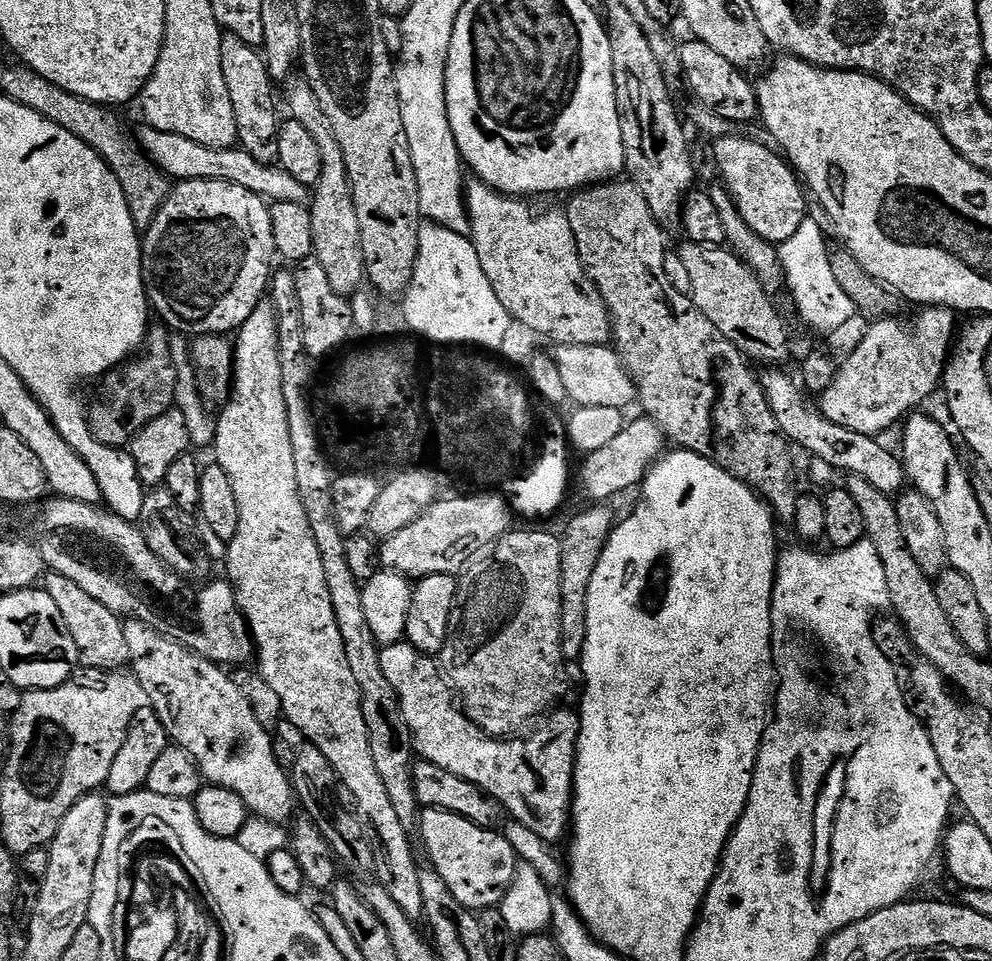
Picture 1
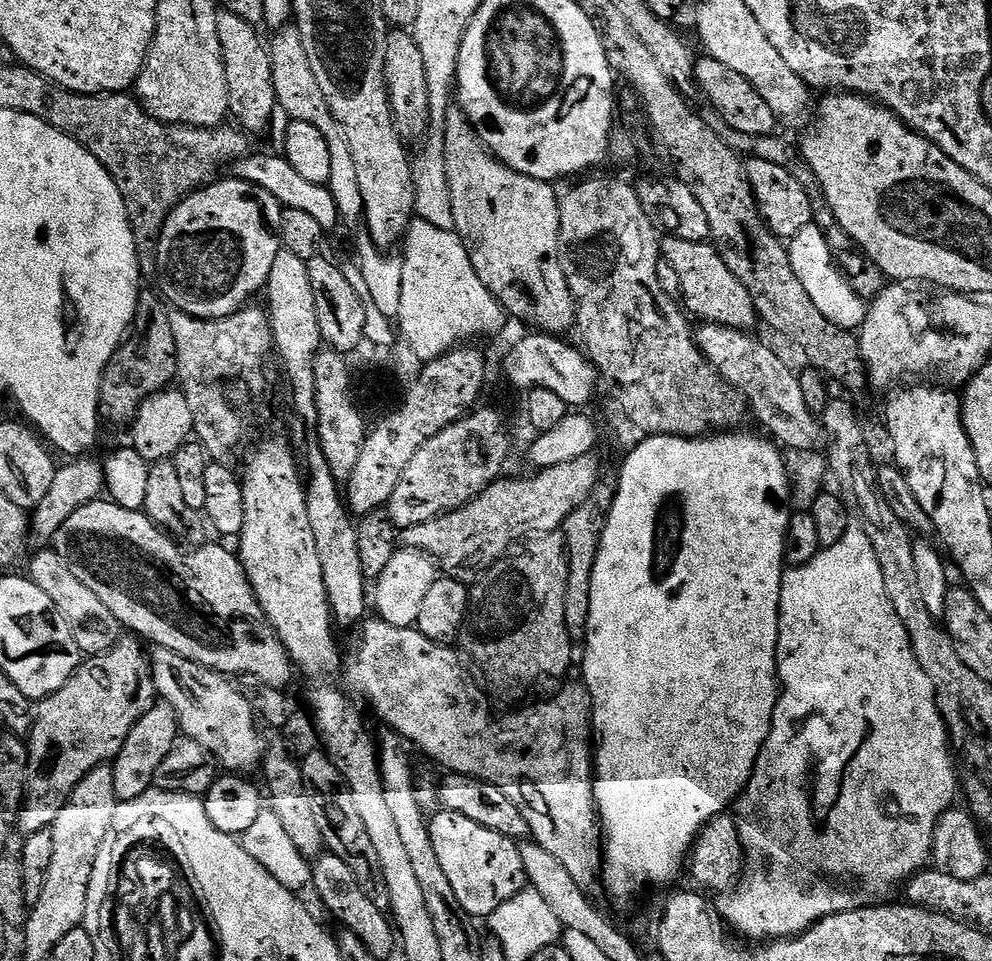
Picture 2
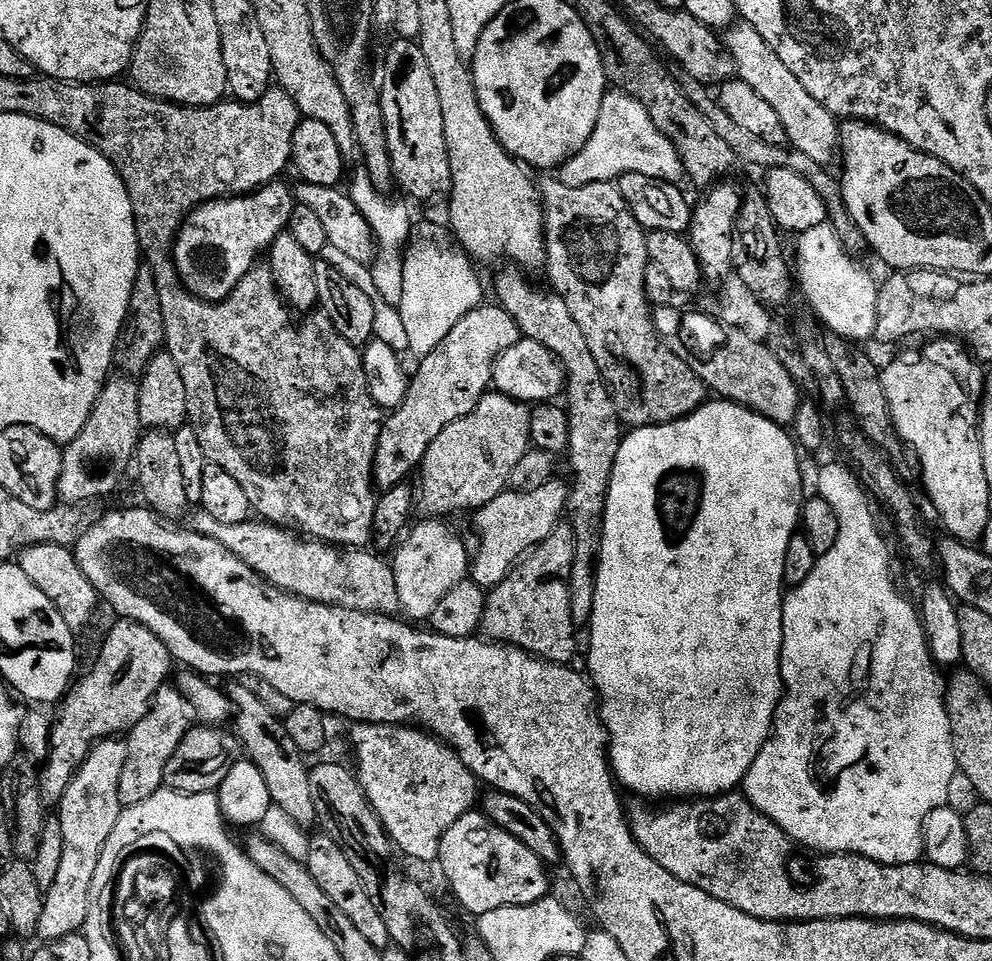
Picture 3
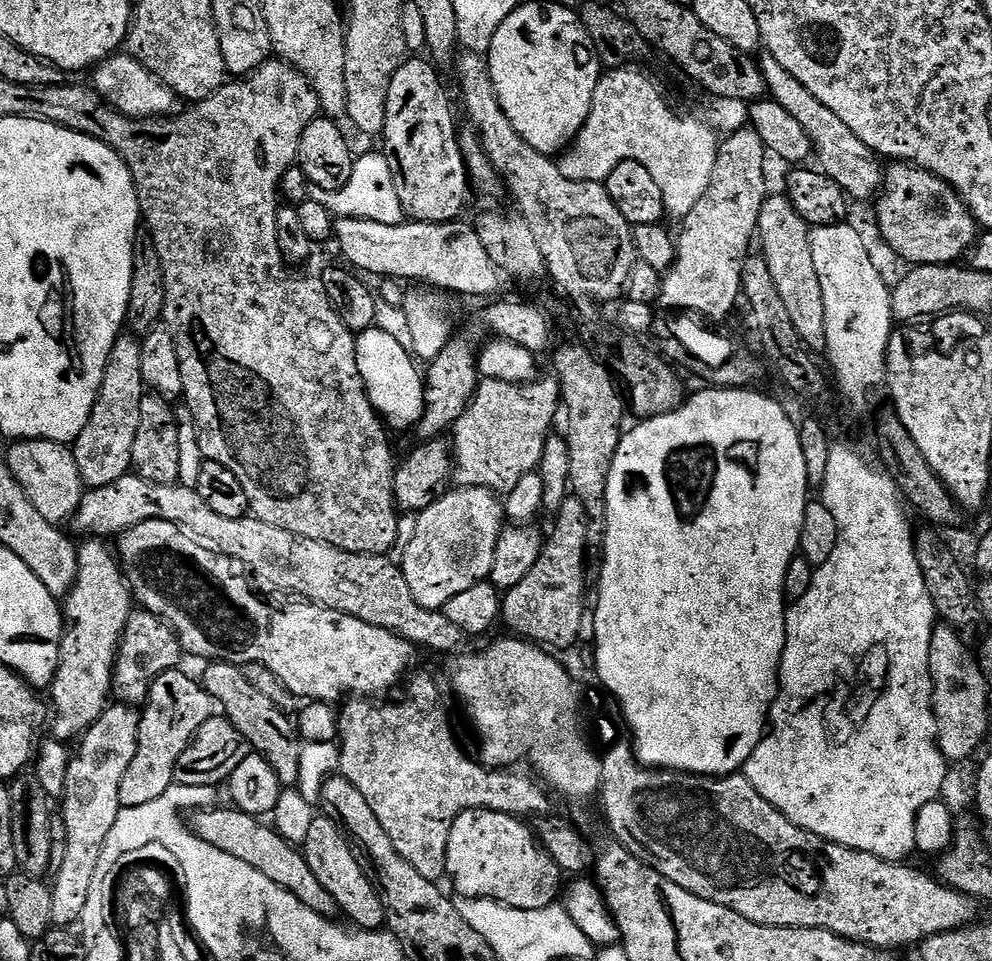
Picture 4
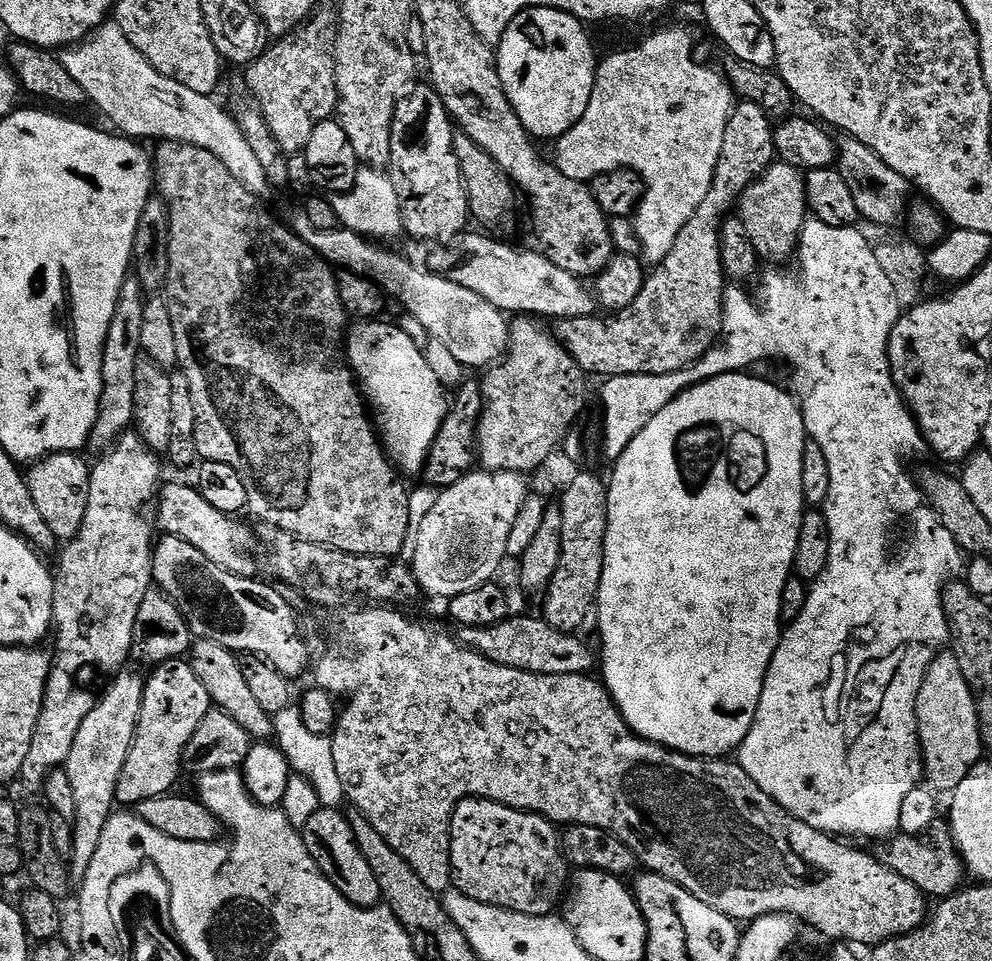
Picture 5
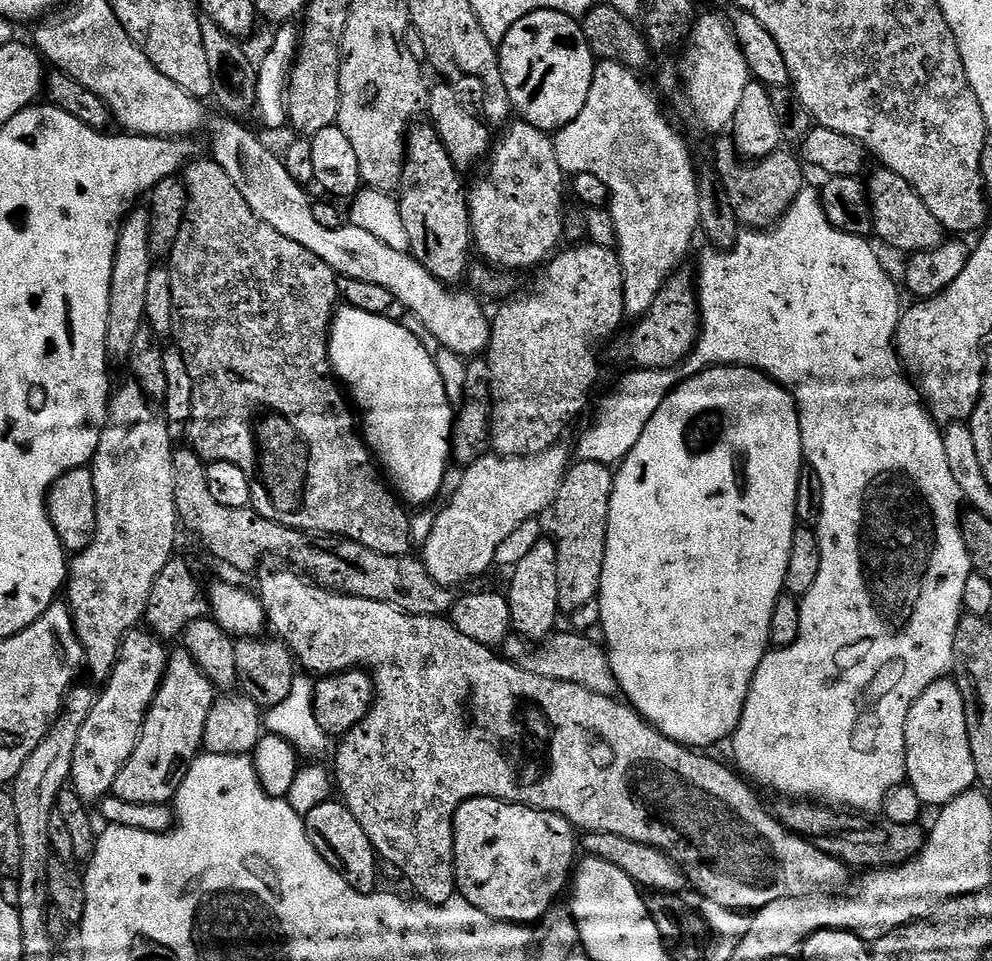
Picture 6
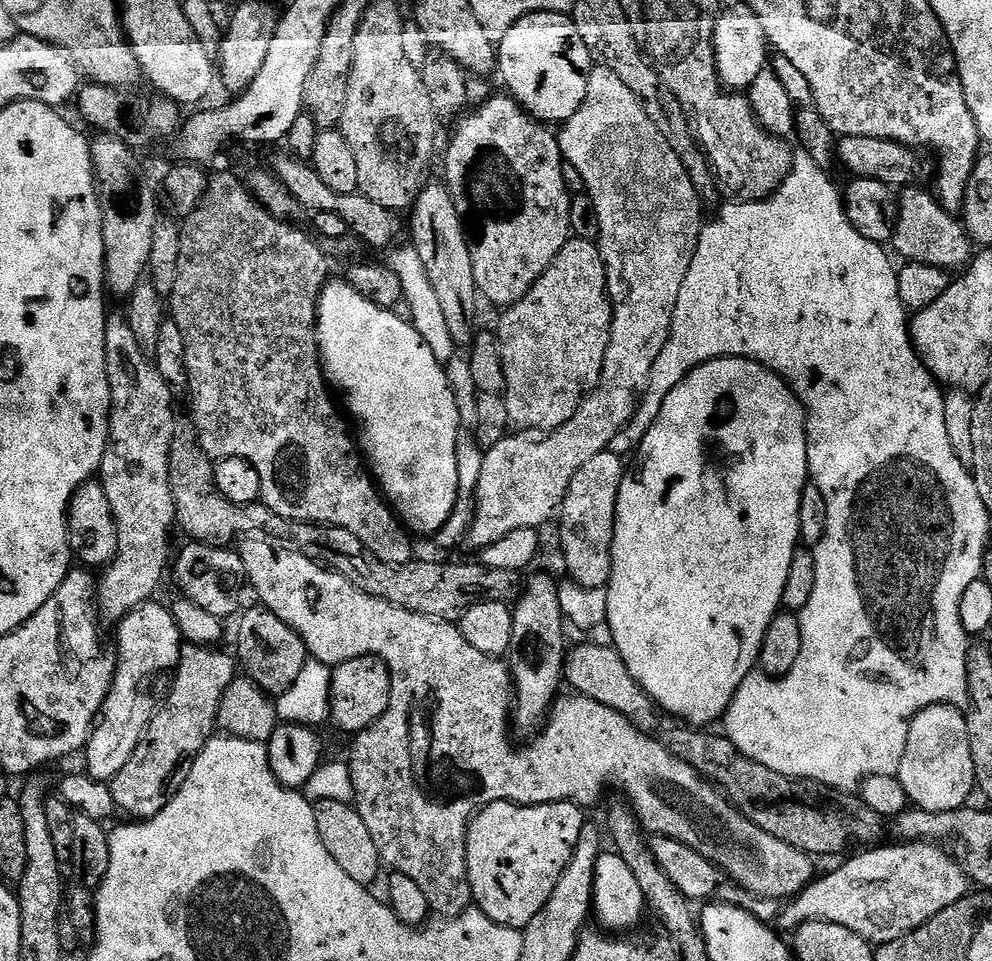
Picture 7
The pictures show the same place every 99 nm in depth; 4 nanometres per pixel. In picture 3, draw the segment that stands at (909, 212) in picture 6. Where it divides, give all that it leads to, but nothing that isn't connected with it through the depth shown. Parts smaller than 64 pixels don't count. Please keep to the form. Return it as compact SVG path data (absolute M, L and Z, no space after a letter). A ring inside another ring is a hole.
M743 22L733 23L732 27L723 33L722 39L724 47L734 58L738 79L746 82L746 86L750 86L754 94L758 94L777 111L778 118L786 129L788 144L820 164L831 165L831 160L837 159L840 151L841 125L837 117L833 116L830 110L826 110L822 102L814 102L806 86L802 86L798 78L794 78L791 70L786 70L782 58L778 58L778 54L774 54L774 50L766 46L766 38L762 38L762 34L754 30L754 26Z

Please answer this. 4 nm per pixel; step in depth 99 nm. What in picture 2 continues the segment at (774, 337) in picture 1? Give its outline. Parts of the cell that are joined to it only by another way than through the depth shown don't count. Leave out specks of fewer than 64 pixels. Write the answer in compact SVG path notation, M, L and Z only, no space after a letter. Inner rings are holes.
M665 235L660 240L660 254L661 259L670 262L678 273L680 298L691 317L698 316L710 326L730 327L745 332L757 325L756 307L749 291L734 277L715 245L708 242L688 242L676 236Z

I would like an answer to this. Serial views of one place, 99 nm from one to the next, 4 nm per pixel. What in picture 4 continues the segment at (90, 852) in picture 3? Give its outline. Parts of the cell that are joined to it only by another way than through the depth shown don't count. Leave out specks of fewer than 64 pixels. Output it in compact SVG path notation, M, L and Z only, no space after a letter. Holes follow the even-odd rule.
M123 702L113 703L104 709L104 713L88 727L79 741L80 749L75 749L70 770L66 774L66 790L62 801L62 815L66 822L66 859L62 861L62 870L54 873L54 879L50 887L54 898L53 925L72 926L83 917L86 910L86 898L90 898L90 886L94 882L94 874L98 870L98 858L102 858L102 846L106 846L106 837L110 834L114 822L120 813L120 799L118 798L118 786L122 786L122 774L134 762L136 753L136 739L138 738L138 726L140 725L140 712L135 707Z

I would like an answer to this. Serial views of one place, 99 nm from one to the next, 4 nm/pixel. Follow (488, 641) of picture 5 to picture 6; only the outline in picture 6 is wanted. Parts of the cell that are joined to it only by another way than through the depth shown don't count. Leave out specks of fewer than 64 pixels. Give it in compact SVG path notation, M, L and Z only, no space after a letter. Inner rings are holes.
M557 630L544 640L533 646L524 637L511 635L502 645L502 655L511 664L525 668L530 674L538 674L542 678L554 678L558 682L570 682L574 686L582 686L586 690L594 690L594 694L611 696L621 695L620 684L614 678L614 670L610 666L605 645L595 644L588 634L581 634L575 630Z

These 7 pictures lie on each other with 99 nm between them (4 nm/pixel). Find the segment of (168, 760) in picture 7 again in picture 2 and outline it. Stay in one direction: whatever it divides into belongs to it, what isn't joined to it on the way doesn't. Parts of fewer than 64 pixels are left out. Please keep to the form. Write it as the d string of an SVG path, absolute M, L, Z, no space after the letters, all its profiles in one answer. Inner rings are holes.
M166 703L153 704L150 710L146 710L146 714L142 714L138 718L138 722L130 730L122 750L110 764L114 774L114 794L117 801L133 800L142 794L153 791L158 766L162 766L162 758L166 758L166 754L170 754L170 750L176 745L180 735L180 723L176 712Z

